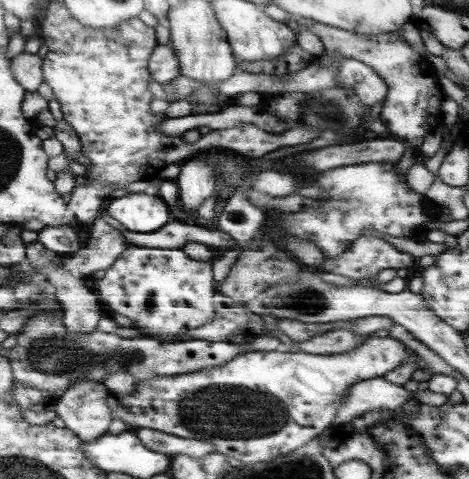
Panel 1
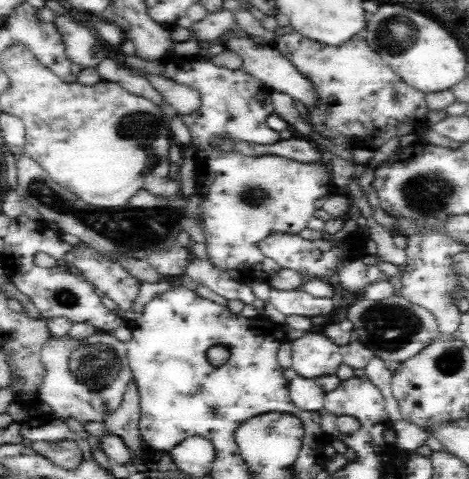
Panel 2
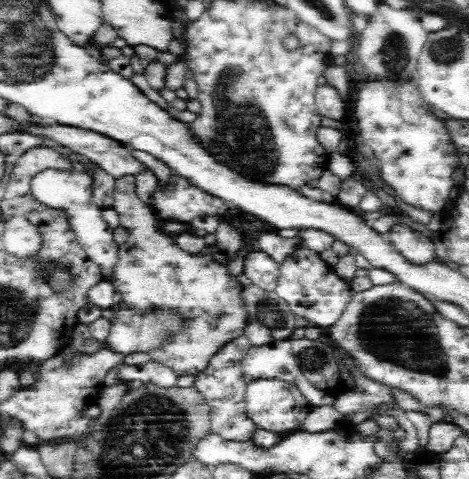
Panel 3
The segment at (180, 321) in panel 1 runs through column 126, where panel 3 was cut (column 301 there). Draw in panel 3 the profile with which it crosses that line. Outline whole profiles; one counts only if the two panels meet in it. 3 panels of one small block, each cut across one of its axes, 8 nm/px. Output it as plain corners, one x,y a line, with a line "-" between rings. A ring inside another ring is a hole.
308,248
292,254
282,264
276,292
278,292
278,296
284,298
284,304
288,304
296,316
304,316
306,320
310,320
312,324
316,324
322,330
328,330
338,320
338,316
344,310
344,304
354,294
352,292
352,286
344,284
334,274
334,270
330,266
326,266
318,258
318,254
316,252
310,252

